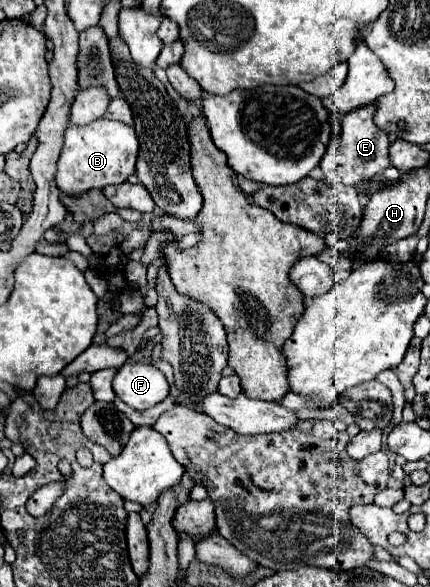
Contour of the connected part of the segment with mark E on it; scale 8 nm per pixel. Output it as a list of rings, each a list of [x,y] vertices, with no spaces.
[[[368,105],[364,109],[356,109],[352,113],[348,113],[348,117],[342,119],[342,129],[336,135],[336,153],[326,153],[326,157],[320,163],[320,169],[324,173],[324,177],[330,183],[342,183],[342,185],[356,185],[360,181],[366,181],[374,175],[378,175],[380,171],[384,171],[386,167],[390,167],[390,157],[388,157],[388,135],[384,135],[384,131],[380,131],[374,123],[374,111],[376,105]]]

